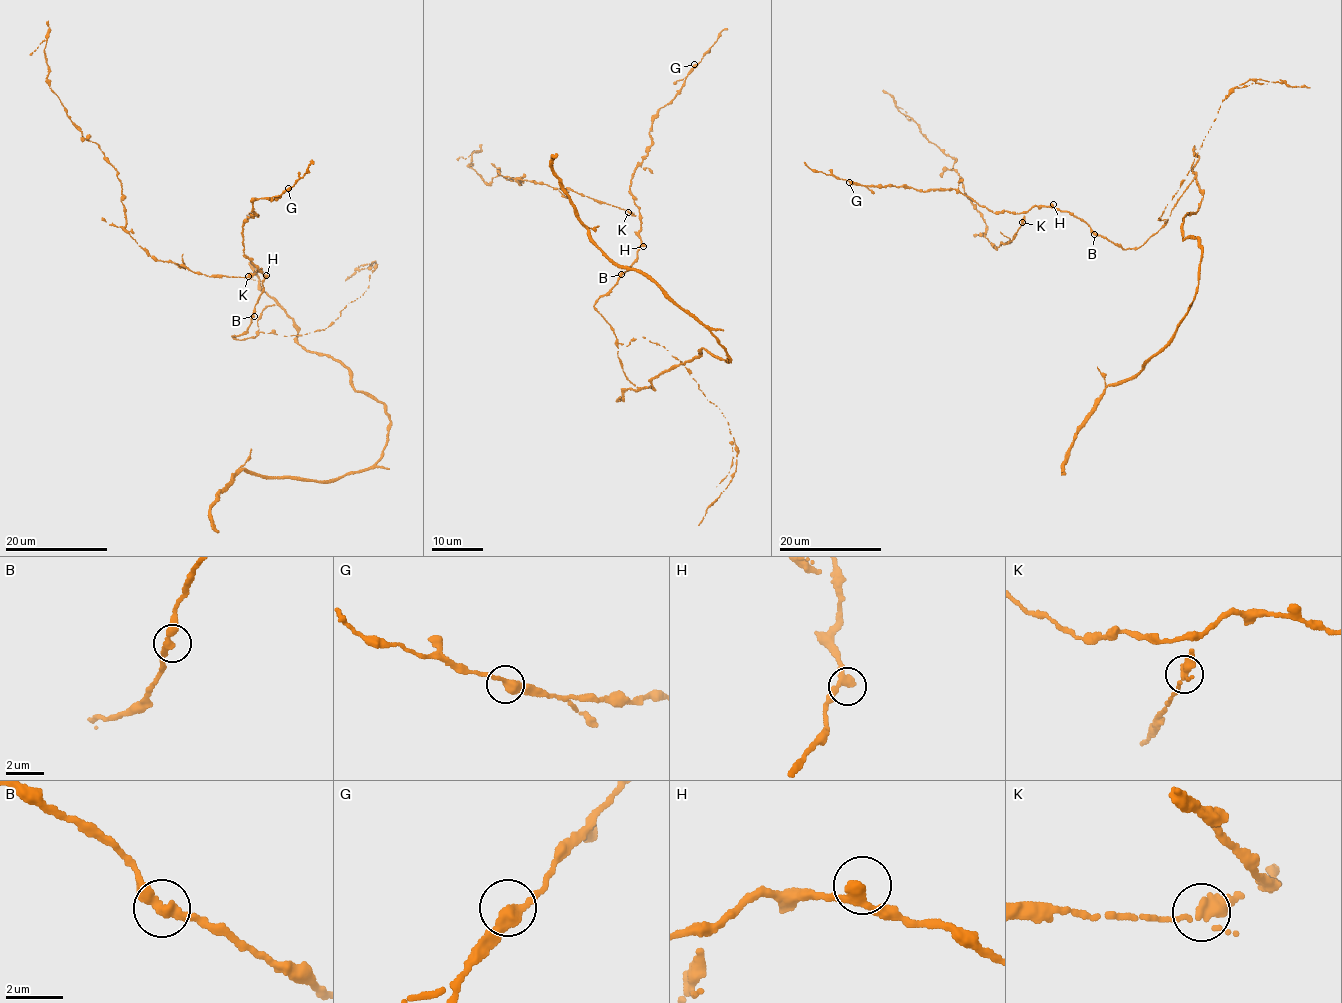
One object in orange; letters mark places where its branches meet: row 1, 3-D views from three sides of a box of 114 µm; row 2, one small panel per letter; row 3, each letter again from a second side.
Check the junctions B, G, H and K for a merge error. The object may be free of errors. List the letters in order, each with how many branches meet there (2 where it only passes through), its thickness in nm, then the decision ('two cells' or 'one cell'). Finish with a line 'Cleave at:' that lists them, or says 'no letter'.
B: branches 2; calibre 320 nm; one cell
G: branches 2; calibre 360 nm; one cell
H: branches 2; calibre 320 nm; one cell
K: branches 2; calibre 360 nm; two cells
Cleave at: K

